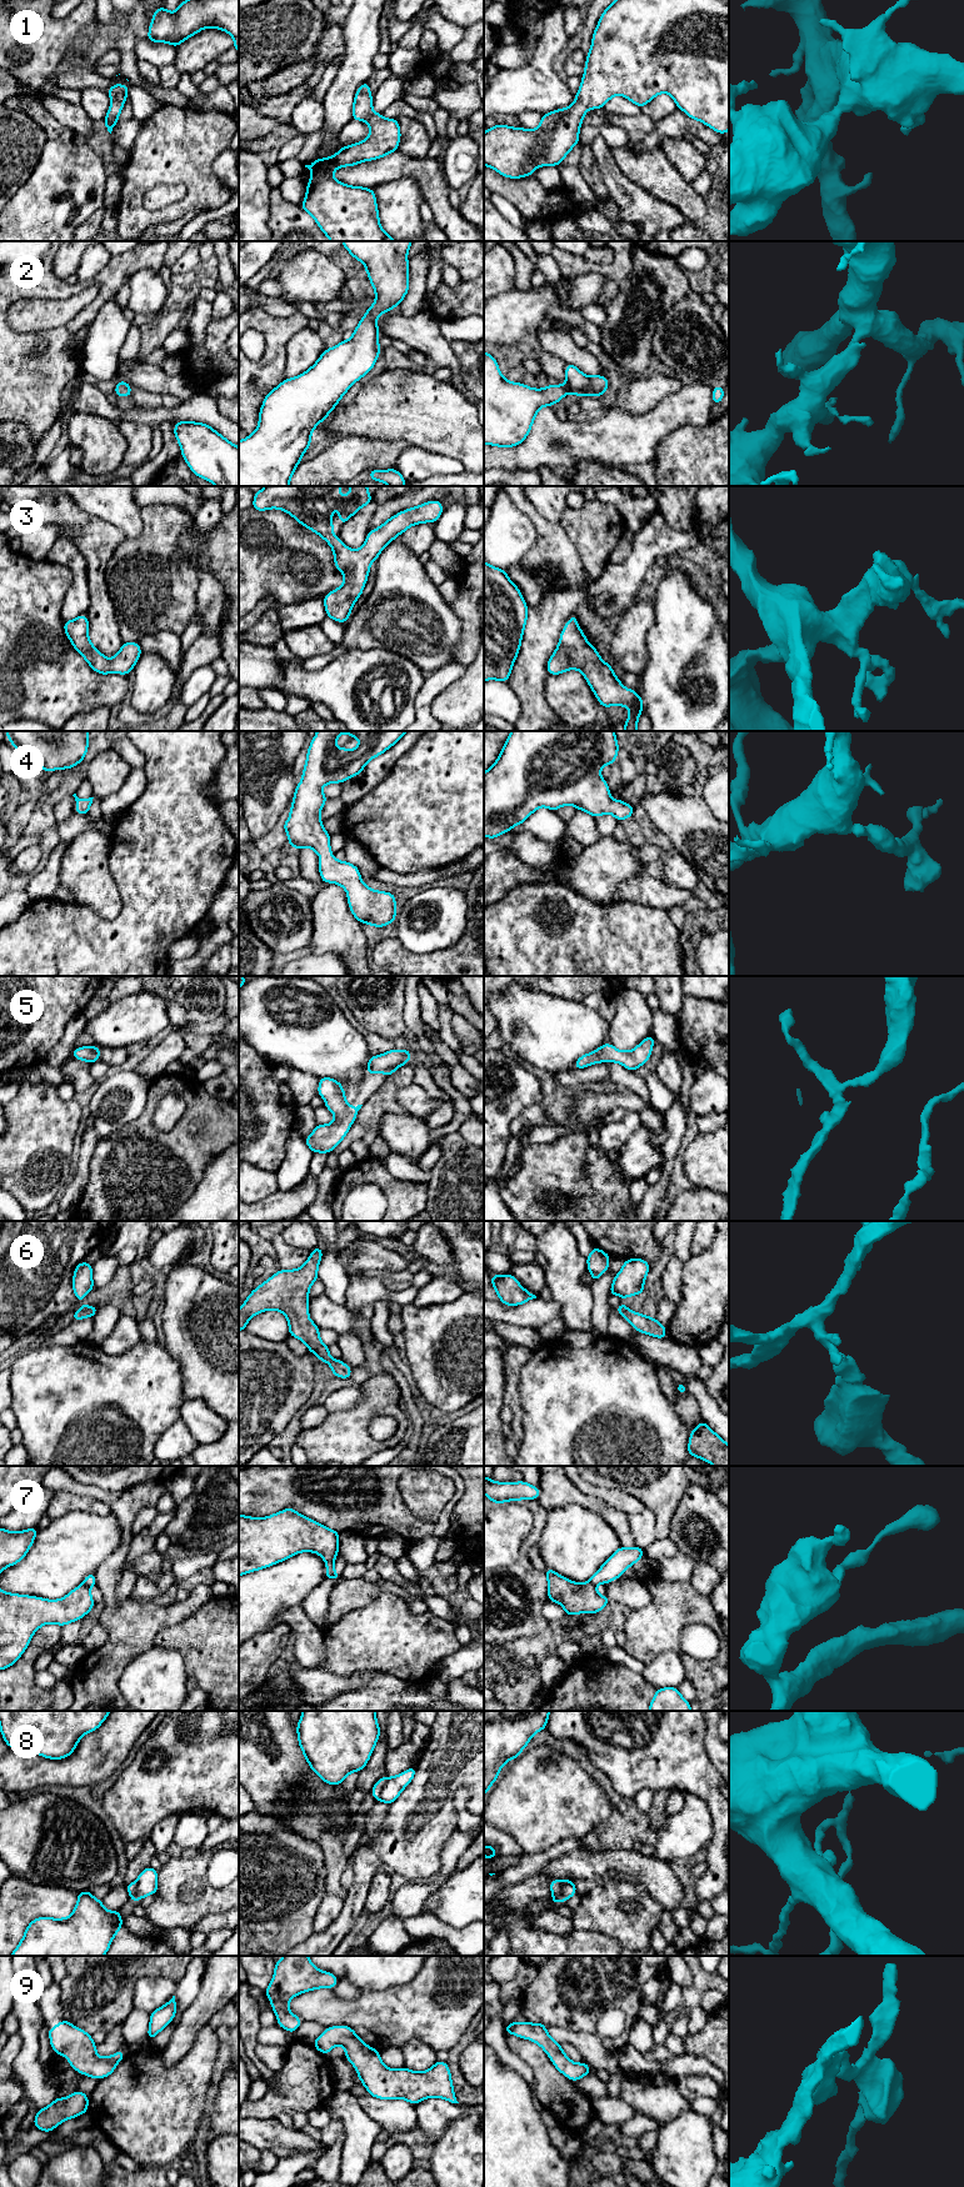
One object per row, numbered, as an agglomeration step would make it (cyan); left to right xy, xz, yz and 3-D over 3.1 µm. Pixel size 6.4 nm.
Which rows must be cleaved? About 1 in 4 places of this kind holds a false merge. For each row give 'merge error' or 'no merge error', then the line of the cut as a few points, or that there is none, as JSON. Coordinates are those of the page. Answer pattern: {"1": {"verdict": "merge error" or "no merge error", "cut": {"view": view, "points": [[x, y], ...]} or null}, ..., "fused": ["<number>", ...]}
{"1": {"verdict": "no merge error", "cut": null}, "2": {"verdict": "no merge error", "cut": null}, "3": {"verdict": "no merge error", "cut": null}, "4": {"verdict": "no merge error", "cut": null}, "5": {"verdict": "no merge error", "cut": null}, "6": {"verdict": "no merge error", "cut": null}, "7": {"verdict": "merge error", "cut": {"view": "yz", "points": [[587, 1582], [594, 1586]]}}, "8": {"verdict": "merge error", "cut": {"view": "xz", "points": [[388, 1777], [376, 1798]]}}, "9": {"verdict": "no merge error", "cut": null}, "fused": ["7", "8"]}

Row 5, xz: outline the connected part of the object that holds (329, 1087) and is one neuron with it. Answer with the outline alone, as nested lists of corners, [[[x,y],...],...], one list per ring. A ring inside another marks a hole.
[[[330,1077],[319,1079],[318,1095],[325,1100],[325,1107],[335,1115],[335,1120],[328,1125],[316,1125],[313,1133],[303,1140],[313,1153],[330,1153],[346,1136],[363,1105],[351,1107],[341,1084]]]

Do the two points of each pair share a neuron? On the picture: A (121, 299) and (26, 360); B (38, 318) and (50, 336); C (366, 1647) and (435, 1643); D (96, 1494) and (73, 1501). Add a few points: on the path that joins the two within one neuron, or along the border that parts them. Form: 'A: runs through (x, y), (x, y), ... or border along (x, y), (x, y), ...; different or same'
A: border along (128, 283), (113, 298); different
B: border along (71, 318), (48, 329), (15, 330); different
C: runs through (384, 1643), (418, 1643); same
D: border along (59, 1492), (88, 1496), (109, 1505); different

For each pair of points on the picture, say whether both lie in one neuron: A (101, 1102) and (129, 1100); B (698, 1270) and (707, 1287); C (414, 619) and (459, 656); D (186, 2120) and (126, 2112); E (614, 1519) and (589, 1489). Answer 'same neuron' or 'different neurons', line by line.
A: same neuron
B: same neuron
C: different neurons
D: same neuron
E: different neurons

